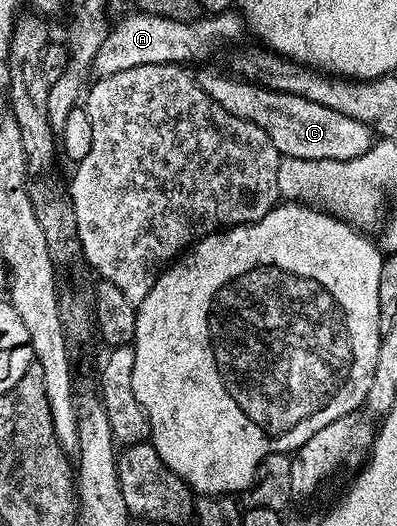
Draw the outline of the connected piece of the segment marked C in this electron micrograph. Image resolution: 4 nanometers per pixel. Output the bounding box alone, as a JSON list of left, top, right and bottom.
[197,69,373,161]

